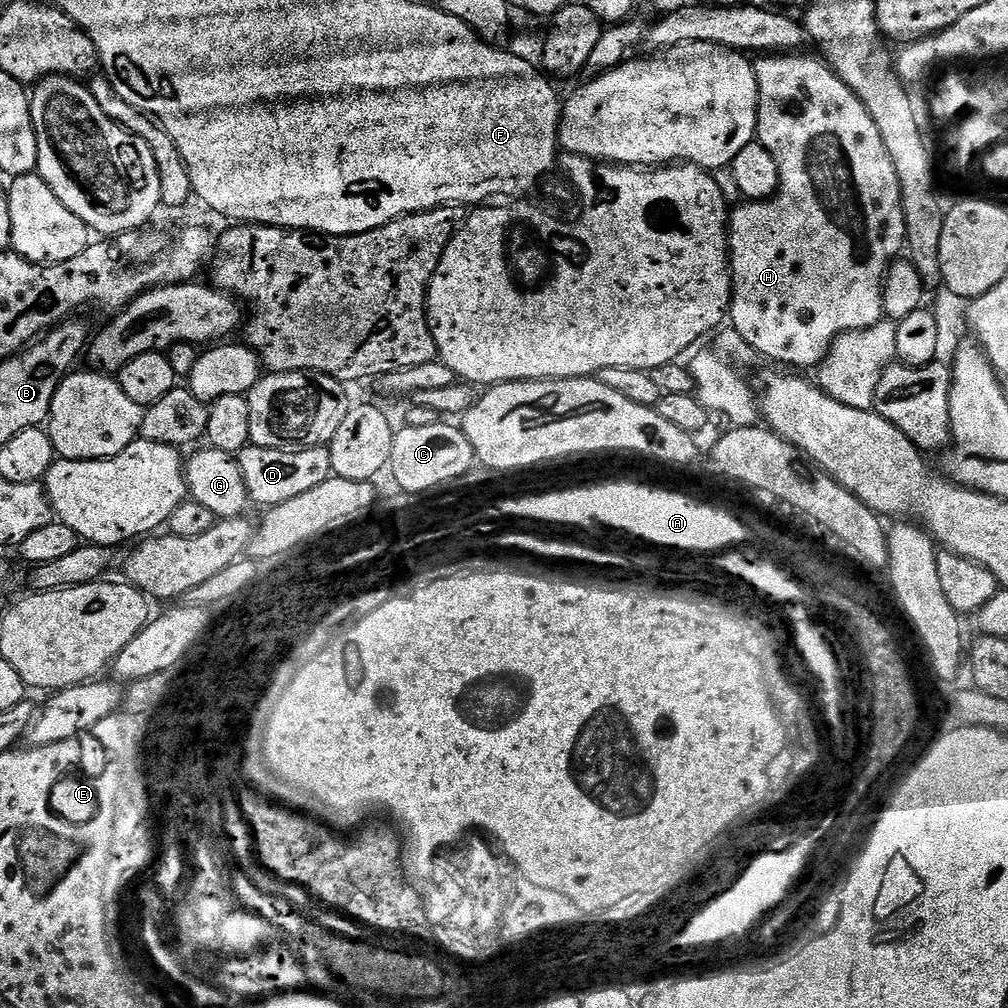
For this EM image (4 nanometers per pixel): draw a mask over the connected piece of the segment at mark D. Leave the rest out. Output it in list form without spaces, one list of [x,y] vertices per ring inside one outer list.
[[[249,446],[238,453],[242,478],[246,478],[248,499],[253,505],[275,506],[314,490],[314,486],[326,482],[333,476],[330,466],[330,450],[326,446],[318,448],[257,448]]]

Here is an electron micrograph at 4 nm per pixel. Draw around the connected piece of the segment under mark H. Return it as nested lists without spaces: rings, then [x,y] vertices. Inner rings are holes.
[[[764,54],[755,61],[756,77],[758,78],[758,94],[760,95],[760,105],[758,106],[758,122],[756,123],[756,140],[766,150],[770,150],[770,154],[776,163],[776,169],[780,175],[780,184],[776,188],[776,195],[771,196],[769,200],[754,200],[751,202],[741,203],[739,206],[733,207],[730,212],[728,221],[728,258],[732,270],[732,307],[730,309],[731,327],[743,338],[745,345],[750,349],[753,348],[760,356],[765,356],[768,360],[773,360],[773,365],[784,366],[780,364],[789,364],[789,369],[802,370],[798,368],[815,369],[826,358],[828,351],[832,346],[832,341],[840,335],[846,334],[848,331],[860,331],[863,328],[874,326],[876,323],[885,319],[883,294],[885,288],[885,277],[888,275],[888,269],[893,266],[896,255],[903,253],[906,248],[904,238],[904,207],[900,201],[900,183],[898,182],[898,174],[894,174],[894,162],[890,162],[890,154],[886,154],[886,142],[882,142],[882,134],[878,134],[878,126],[874,126],[874,118],[866,110],[866,106],[854,94],[854,90],[850,86],[846,86],[846,82],[842,82],[839,76],[828,67],[823,59],[817,58],[815,55],[804,56],[805,54]]]

